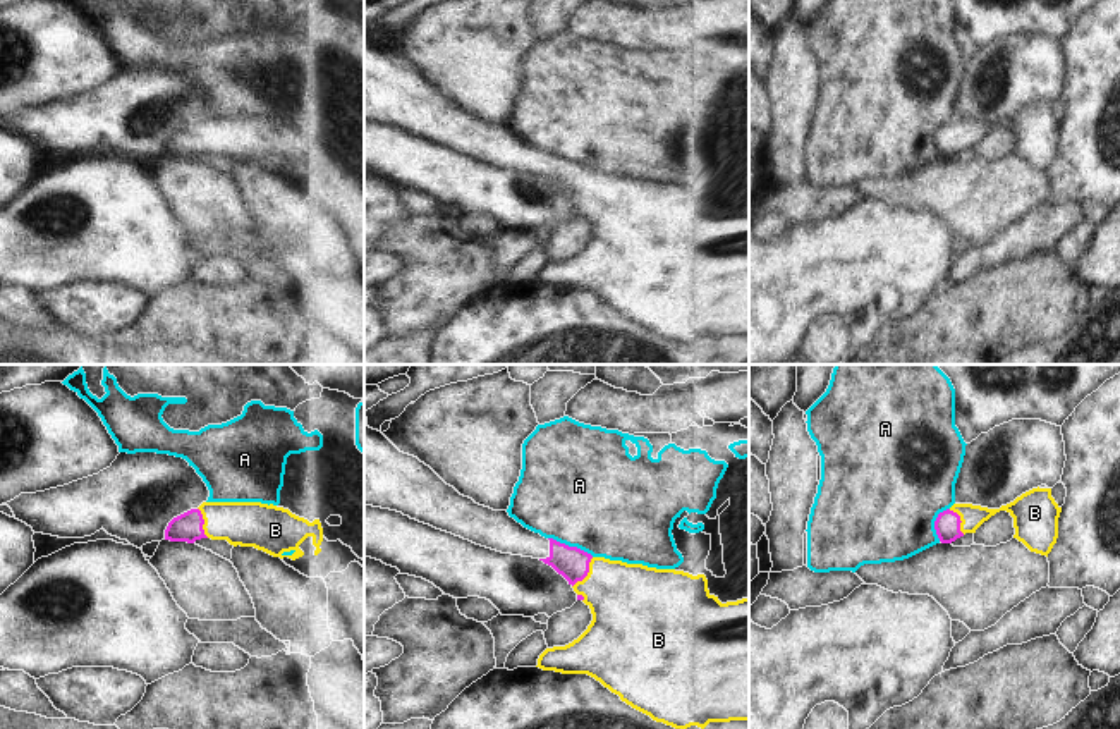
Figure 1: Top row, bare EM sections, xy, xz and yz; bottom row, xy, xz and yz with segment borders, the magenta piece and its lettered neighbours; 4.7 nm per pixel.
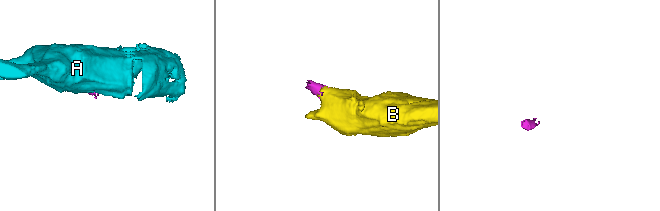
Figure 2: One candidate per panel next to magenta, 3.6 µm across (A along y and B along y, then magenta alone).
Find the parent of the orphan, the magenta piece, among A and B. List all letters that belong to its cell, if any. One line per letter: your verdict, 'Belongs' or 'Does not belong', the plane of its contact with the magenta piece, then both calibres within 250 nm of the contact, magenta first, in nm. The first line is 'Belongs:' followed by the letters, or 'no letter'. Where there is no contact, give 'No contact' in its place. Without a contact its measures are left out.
Belongs: B
A: Does not belong. Touches magenta in xz. Thickness 150 nm (magenta) against 480 nm
B: Belongs. Touches magenta in xz. Thickness 150 nm (magenta) against 360 nm

